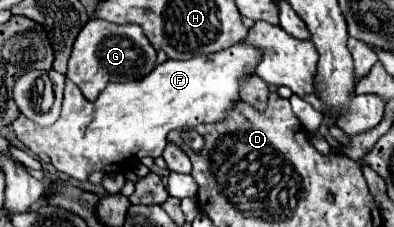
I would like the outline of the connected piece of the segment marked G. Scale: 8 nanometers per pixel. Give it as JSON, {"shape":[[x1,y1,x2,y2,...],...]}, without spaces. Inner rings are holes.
{"shape":[[91,18,79,32,69,58,67,78,75,82,87,100,95,100,109,82,131,82,147,76,155,66,155,48,139,26,119,26]]}

